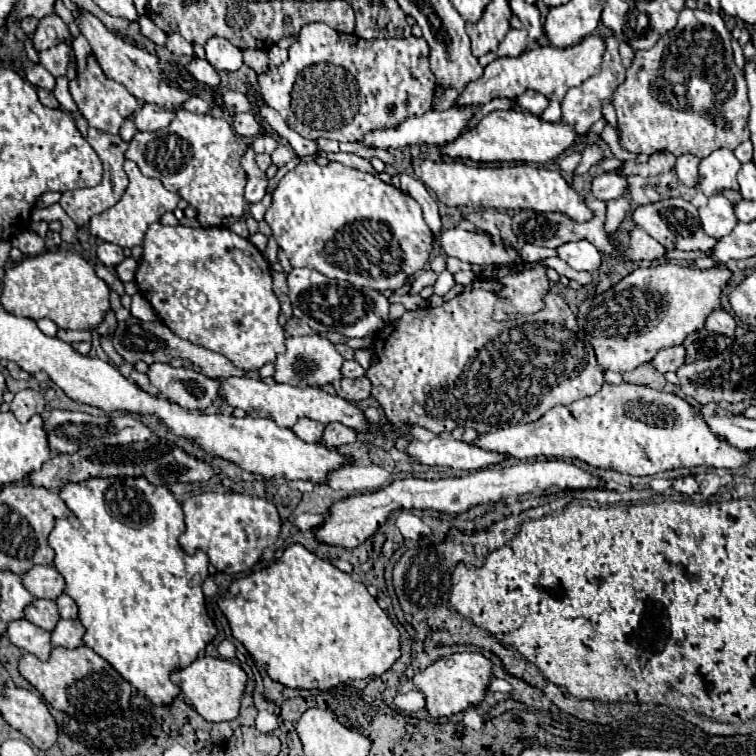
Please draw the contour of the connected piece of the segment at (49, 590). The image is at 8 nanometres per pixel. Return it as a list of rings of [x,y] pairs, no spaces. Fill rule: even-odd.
[[[34,566],[30,572],[22,576],[22,580],[24,580],[26,590],[34,598],[56,600],[66,588],[64,578],[60,576],[60,572],[54,566]]]

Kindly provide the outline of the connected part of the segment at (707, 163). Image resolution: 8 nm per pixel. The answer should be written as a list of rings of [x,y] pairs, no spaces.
[[[728,148],[714,150],[710,156],[700,160],[696,186],[704,192],[704,196],[712,196],[720,190],[738,190],[736,174],[740,166],[742,164]]]

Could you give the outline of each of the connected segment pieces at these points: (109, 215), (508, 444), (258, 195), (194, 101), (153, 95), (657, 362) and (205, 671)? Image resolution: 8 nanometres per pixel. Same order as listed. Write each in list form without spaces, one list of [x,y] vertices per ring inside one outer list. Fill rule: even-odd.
[[[124,160],[124,172],[128,174],[130,184],[124,190],[120,202],[116,206],[112,206],[110,210],[104,210],[102,214],[92,216],[88,228],[90,228],[90,232],[96,238],[100,238],[104,242],[112,242],[112,244],[122,246],[122,248],[134,248],[134,246],[140,246],[142,244],[144,232],[148,230],[148,226],[152,222],[160,220],[162,214],[172,212],[176,208],[180,196],[176,192],[166,190],[158,178],[144,176],[132,160]]]
[[[604,382],[602,390],[592,398],[582,398],[568,406],[554,406],[530,424],[482,434],[476,446],[504,452],[516,460],[534,456],[574,458],[594,468],[608,468],[630,476],[652,476],[664,470],[696,466],[736,470],[752,460],[752,450],[738,450],[724,442],[724,438],[712,434],[700,408],[676,394],[628,382]]]
[[[250,148],[244,152],[244,158],[240,160],[244,172],[248,174],[248,184],[246,184],[246,192],[244,192],[244,198],[250,202],[250,204],[256,204],[264,198],[266,194],[266,184],[268,184],[268,178],[264,176],[264,172],[256,166],[254,162],[254,156],[250,154]]]
[[[193,96],[183,103],[183,108],[196,114],[208,114],[212,110],[210,102],[200,96]]]
[[[80,12],[80,16],[76,18],[78,26],[80,26],[80,32],[88,38],[90,46],[92,46],[92,52],[100,64],[100,68],[104,70],[106,78],[110,80],[116,80],[120,82],[122,86],[126,86],[126,90],[130,94],[134,94],[140,102],[150,102],[150,104],[158,104],[158,106],[164,106],[168,110],[174,110],[178,104],[182,104],[186,98],[190,98],[192,94],[182,90],[182,88],[174,88],[174,86],[168,86],[164,82],[164,76],[166,76],[166,70],[172,70],[176,68],[182,76],[186,78],[192,78],[188,72],[184,72],[184,68],[180,64],[174,64],[174,62],[166,62],[166,60],[160,60],[158,56],[138,48],[138,46],[132,46],[128,42],[124,42],[120,36],[116,36],[114,32],[106,30],[106,26],[90,12]]]
[[[674,346],[674,348],[664,348],[660,350],[654,358],[652,358],[652,366],[658,370],[658,372],[676,372],[682,364],[684,364],[684,356],[686,356],[686,350],[684,346]]]
[[[200,656],[190,666],[172,674],[172,682],[182,690],[182,694],[192,702],[192,708],[208,722],[234,720],[240,710],[242,694],[246,688],[246,672],[224,658]]]

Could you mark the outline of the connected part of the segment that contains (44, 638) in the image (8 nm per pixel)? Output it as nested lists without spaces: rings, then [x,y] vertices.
[[[24,618],[8,624],[8,638],[14,646],[18,646],[24,652],[38,656],[40,660],[46,660],[52,652],[50,632],[34,626],[32,622],[28,622]]]

